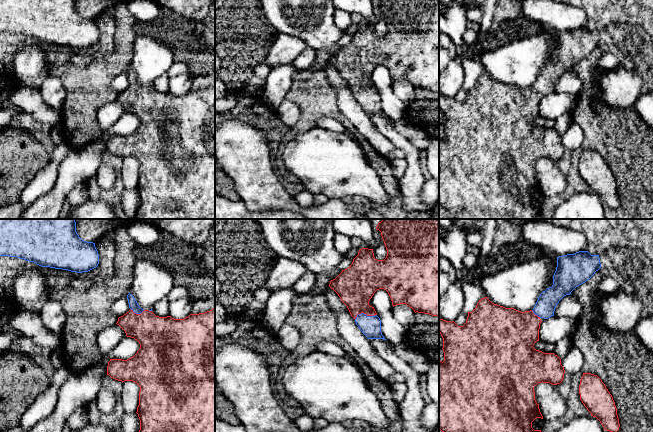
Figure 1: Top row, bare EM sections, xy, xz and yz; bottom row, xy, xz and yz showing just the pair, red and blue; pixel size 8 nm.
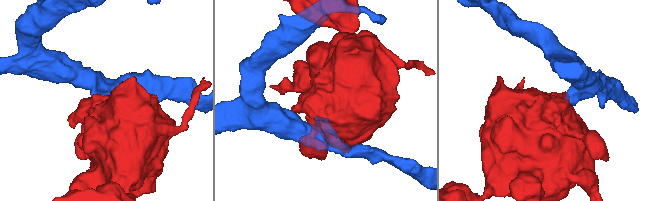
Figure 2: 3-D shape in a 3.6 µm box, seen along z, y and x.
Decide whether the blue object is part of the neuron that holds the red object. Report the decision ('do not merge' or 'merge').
merge

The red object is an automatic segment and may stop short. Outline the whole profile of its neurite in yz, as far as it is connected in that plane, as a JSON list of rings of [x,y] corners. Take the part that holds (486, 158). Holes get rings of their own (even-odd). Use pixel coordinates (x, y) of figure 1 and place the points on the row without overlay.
[[[588,27],[559,32],[553,61],[540,70],[532,86],[521,88],[505,84],[484,73],[472,88],[468,88],[463,102],[458,102],[454,97],[439,96],[444,128],[444,137],[439,137],[439,205],[451,212],[453,219],[540,219],[541,206],[532,204],[536,194],[543,195],[535,176],[534,163],[542,158],[560,160],[565,149],[557,131],[533,123],[539,117],[541,95],[554,92],[559,77],[589,56],[600,44],[599,31],[591,31]]]

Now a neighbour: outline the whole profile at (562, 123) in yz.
[[[566,113],[555,120],[553,129],[560,135],[564,134],[572,123],[571,113]]]

